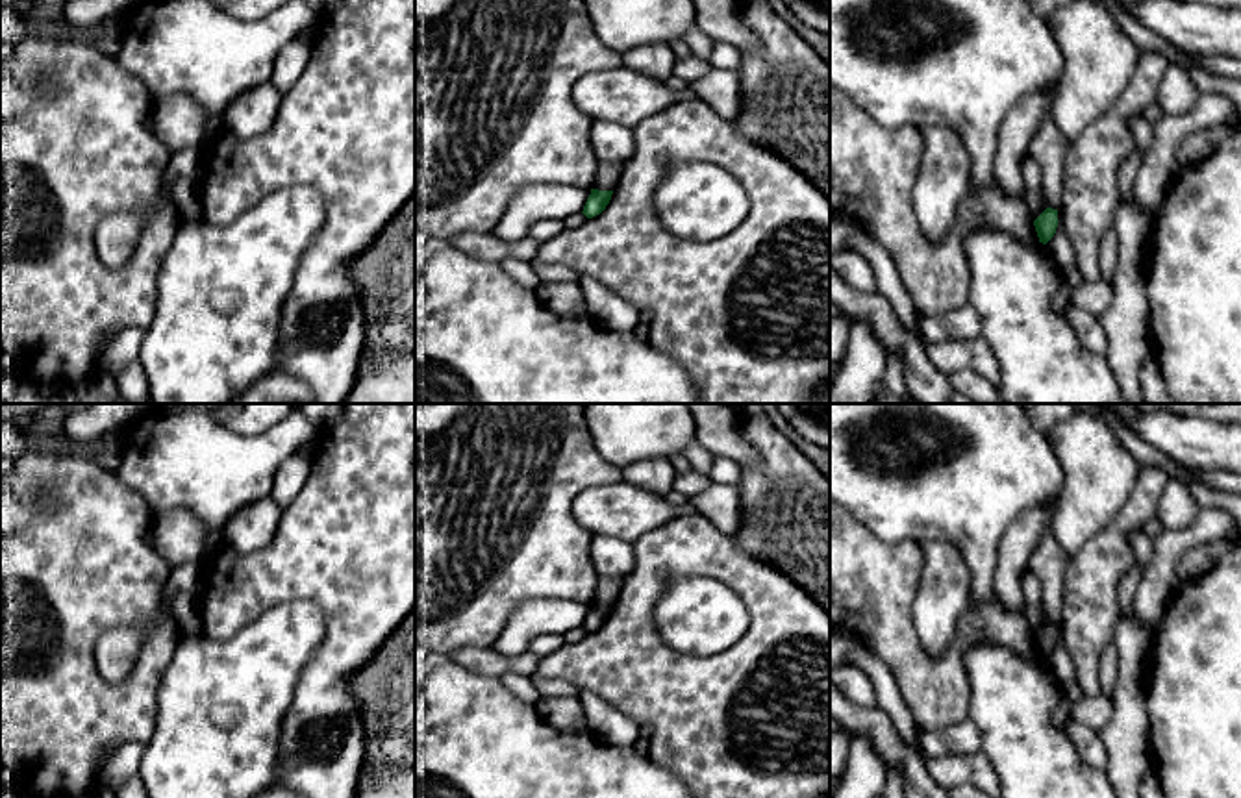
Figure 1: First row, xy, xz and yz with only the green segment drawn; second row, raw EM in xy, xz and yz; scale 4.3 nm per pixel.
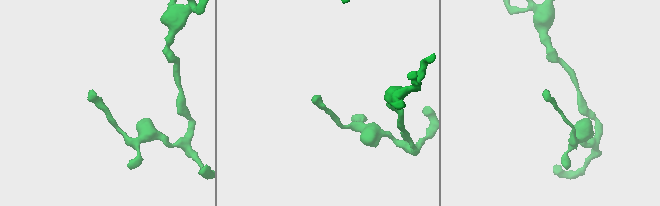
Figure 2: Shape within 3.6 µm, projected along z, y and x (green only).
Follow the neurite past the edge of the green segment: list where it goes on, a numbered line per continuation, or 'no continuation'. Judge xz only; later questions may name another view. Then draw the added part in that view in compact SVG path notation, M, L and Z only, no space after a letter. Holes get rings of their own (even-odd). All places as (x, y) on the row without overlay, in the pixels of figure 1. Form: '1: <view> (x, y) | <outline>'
no continuation

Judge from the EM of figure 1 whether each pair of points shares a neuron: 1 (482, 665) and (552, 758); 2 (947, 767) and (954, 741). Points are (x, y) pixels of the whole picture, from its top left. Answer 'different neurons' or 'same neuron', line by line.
1: different neurons
2: different neurons

